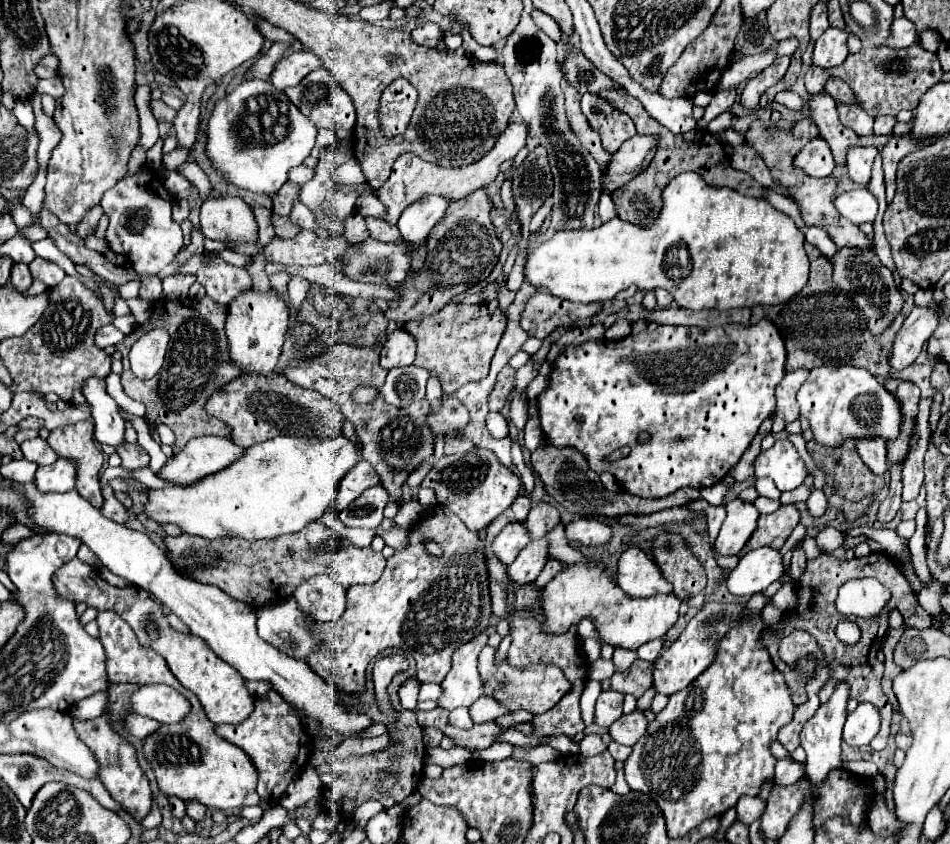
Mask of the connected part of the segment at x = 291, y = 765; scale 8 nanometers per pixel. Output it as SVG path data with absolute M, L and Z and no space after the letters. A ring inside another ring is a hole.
M269 691L257 697L255 711L251 713L251 717L247 717L247 721L237 725L219 725L215 727L215 731L223 735L223 739L227 739L229 743L245 749L245 753L251 757L251 761L259 771L257 793L261 801L267 801L267 803L277 803L277 799L283 795L287 785L295 779L299 769L303 769L301 759L297 759L301 747L305 745L309 754L313 750L311 736L304 725L301 725L301 719L291 711L291 707L275 691Z

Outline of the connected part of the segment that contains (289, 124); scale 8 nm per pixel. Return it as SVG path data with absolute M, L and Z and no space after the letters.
M243 81L219 99L207 121L207 159L227 183L255 195L271 197L287 181L287 173L301 165L315 145L317 129L303 113L267 81Z

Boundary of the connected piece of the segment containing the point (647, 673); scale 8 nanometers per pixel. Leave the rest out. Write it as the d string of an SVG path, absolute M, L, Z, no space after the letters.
M637 659L627 673L615 673L601 685L605 691L613 689L619 693L631 693L635 699L639 699L651 687L651 681L653 681L653 663Z

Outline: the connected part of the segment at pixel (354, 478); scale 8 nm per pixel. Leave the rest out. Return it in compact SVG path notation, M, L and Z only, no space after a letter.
M361 459L359 465L355 465L355 469L351 469L351 473L347 473L347 477L343 477L333 511L345 509L353 499L357 499L365 489L369 489L373 485L381 485L381 479L379 479L377 471L373 469L373 465L369 465L365 459Z

